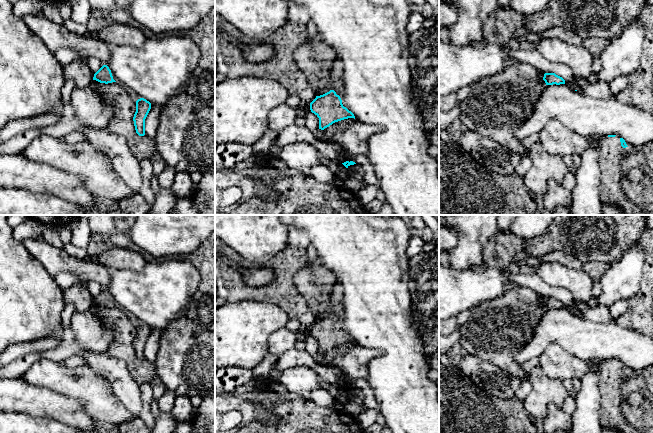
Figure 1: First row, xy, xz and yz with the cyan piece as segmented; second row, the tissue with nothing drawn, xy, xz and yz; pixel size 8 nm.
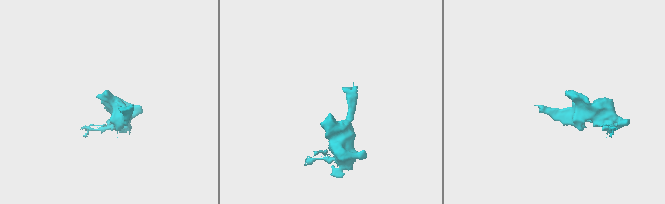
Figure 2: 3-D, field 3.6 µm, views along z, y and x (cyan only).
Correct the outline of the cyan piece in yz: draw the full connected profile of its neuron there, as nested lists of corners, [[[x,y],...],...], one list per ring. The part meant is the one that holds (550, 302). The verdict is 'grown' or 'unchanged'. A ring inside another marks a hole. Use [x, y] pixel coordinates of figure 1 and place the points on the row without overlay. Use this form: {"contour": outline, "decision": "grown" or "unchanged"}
{"contour": [[[545,297],[543,304],[545,305],[546,309],[560,309],[560,308],[565,308],[565,304],[556,299],[555,297]]], "decision": "unchanged"}

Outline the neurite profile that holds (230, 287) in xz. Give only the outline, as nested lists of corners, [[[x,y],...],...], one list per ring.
[[[215,236],[215,309],[237,301],[269,303],[297,319],[302,328],[311,327],[317,318],[295,286],[295,275],[306,266],[306,255],[306,249],[287,245],[266,264],[253,264]],[[231,262],[242,268],[272,268],[276,278],[266,286],[248,286]]]

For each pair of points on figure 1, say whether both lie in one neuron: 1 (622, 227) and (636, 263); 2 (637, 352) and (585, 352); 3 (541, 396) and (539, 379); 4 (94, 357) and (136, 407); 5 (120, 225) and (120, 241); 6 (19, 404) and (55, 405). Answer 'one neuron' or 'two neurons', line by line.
1: two neurons
2: one neuron
3: one neuron
4: one neuron
5: one neuron
6: one neuron

